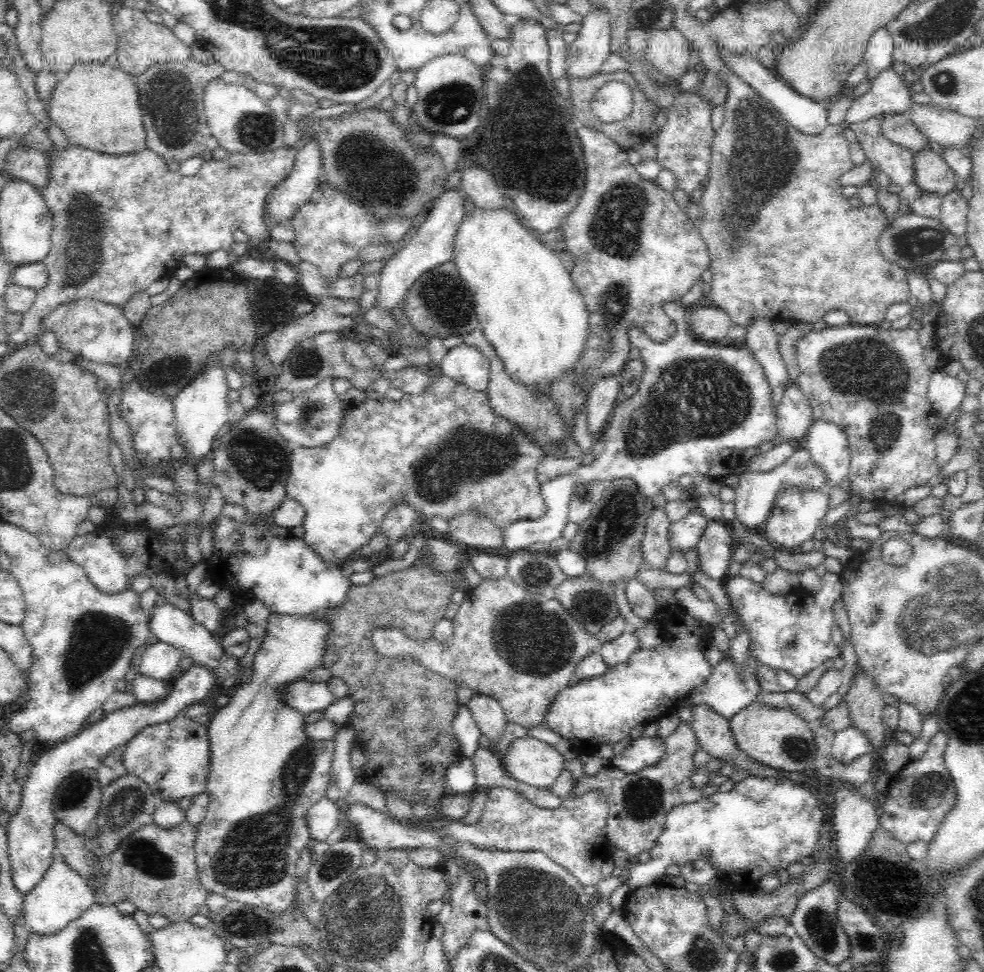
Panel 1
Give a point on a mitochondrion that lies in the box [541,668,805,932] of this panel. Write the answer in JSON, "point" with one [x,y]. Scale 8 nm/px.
{"point":[642,799]}

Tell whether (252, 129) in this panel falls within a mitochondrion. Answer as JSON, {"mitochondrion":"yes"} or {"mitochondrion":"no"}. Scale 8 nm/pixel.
{"mitochondrion":"yes"}

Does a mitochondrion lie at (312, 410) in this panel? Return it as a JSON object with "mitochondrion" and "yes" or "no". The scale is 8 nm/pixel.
{"mitochondrion":"yes"}

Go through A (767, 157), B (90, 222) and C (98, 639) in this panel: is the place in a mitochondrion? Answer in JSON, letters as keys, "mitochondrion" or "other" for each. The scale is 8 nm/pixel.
{"A":"mitochondrion","B":"mitochondrion","C":"mitochondrion"}

